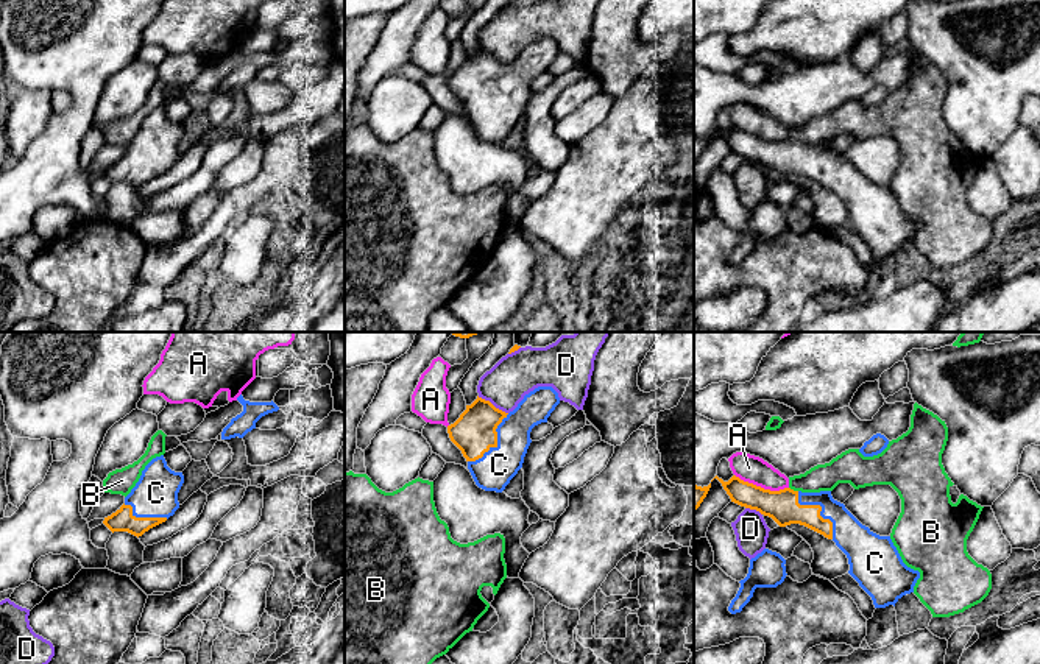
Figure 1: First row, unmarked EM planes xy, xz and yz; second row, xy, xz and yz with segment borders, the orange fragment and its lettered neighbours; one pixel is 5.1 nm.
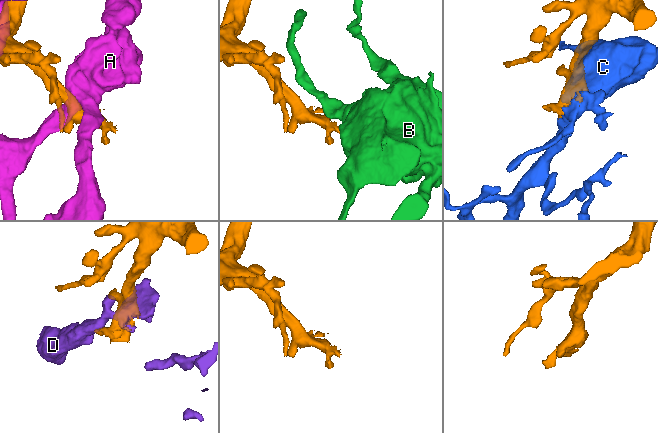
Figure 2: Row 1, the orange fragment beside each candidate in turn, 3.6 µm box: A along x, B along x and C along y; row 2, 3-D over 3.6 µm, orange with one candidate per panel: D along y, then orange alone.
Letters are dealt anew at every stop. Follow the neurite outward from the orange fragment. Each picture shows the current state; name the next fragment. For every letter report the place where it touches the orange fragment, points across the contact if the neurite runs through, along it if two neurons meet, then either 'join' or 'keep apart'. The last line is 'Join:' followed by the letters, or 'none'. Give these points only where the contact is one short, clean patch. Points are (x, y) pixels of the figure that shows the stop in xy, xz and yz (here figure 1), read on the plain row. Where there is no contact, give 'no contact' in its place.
A: contact yz (760, 137); keep apart
B: contact yz (792, 141); keep apart
C: contact yz (820, 159); join
D: contact xz (491, 55); keep apart
Join: C

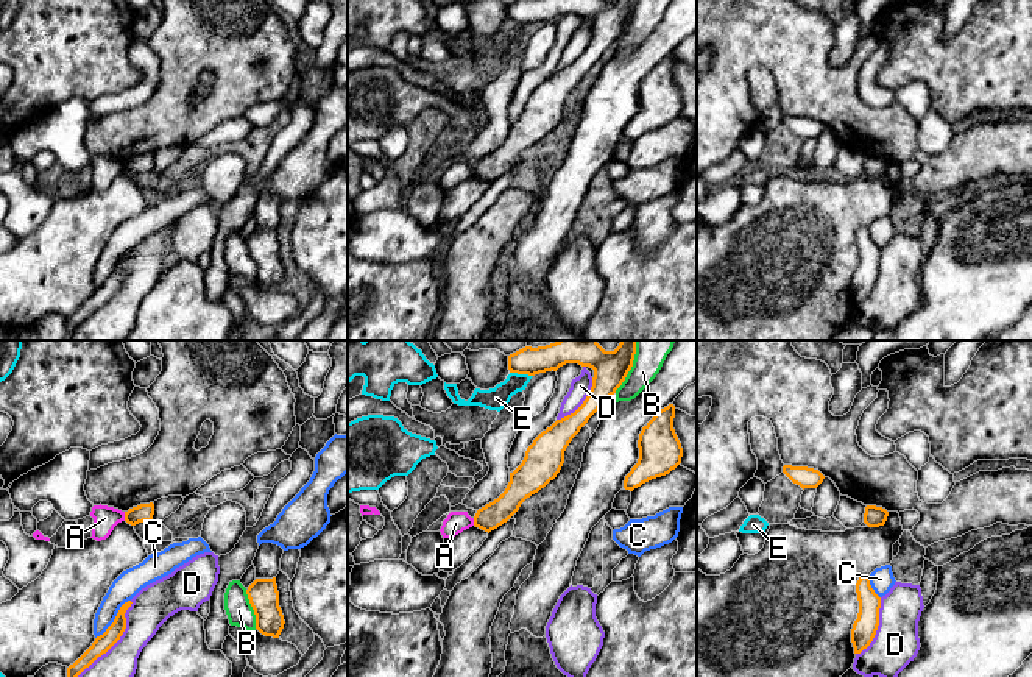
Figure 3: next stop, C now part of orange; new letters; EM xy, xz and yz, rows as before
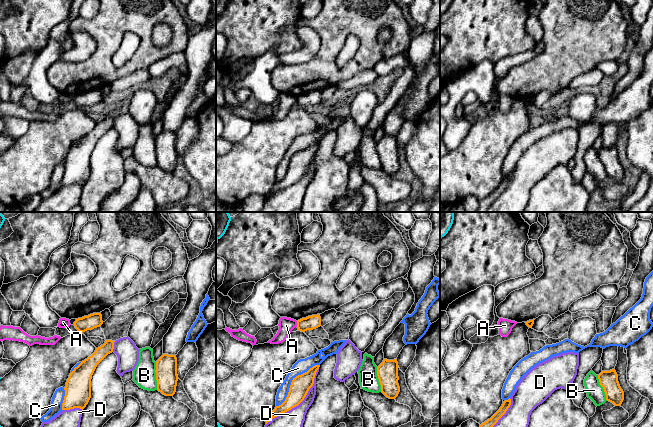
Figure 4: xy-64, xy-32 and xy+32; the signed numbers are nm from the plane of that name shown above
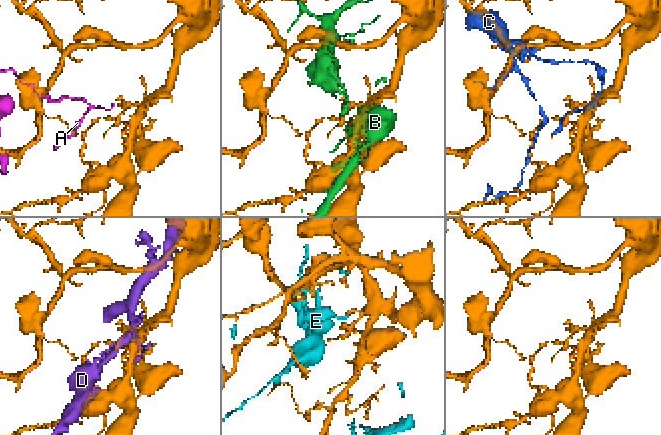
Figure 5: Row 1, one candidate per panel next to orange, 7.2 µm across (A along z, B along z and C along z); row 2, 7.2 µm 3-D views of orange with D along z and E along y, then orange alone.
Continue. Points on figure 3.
A: contact xy (125, 167); border xy (123, 163), (125, 170); keep apart
B: contact xz (629, 21); keep apart
C: contact xy (114, 270); keep apart
D: contact xy (111, 297); keep apart
E: contact xz (521, 24); keep apart
Join: none

